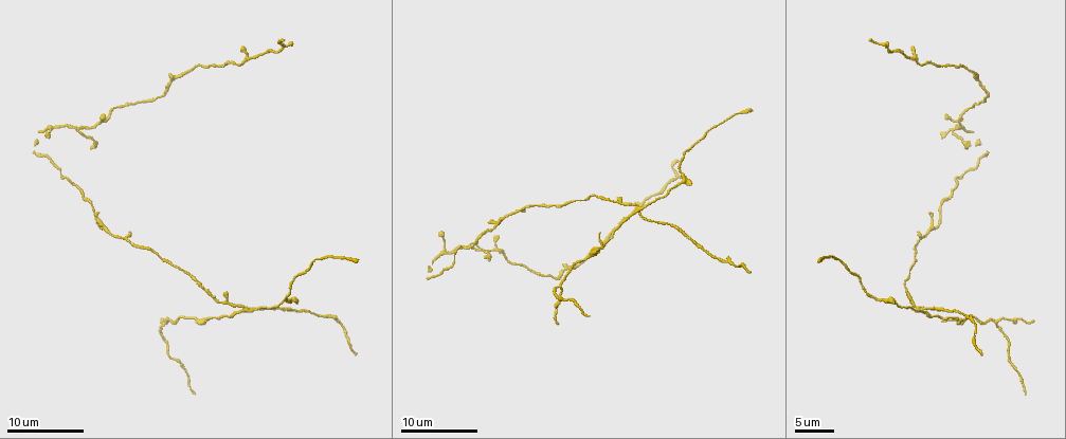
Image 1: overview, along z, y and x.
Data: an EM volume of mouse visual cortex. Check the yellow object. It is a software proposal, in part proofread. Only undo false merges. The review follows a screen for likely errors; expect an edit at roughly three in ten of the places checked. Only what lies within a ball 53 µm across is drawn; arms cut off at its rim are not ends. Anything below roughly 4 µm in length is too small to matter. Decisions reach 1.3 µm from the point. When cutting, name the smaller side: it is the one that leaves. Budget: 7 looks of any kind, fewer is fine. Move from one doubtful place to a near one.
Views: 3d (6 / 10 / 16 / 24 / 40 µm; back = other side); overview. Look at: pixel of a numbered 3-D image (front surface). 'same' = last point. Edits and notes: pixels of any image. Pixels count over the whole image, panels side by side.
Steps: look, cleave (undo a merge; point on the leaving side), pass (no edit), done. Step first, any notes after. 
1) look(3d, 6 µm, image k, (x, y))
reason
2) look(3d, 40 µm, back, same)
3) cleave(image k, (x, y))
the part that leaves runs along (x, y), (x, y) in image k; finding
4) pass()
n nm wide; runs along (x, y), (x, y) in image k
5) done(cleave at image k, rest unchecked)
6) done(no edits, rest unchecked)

look(3d, 10 µm, image 1, (577, 267))
thick turns thin

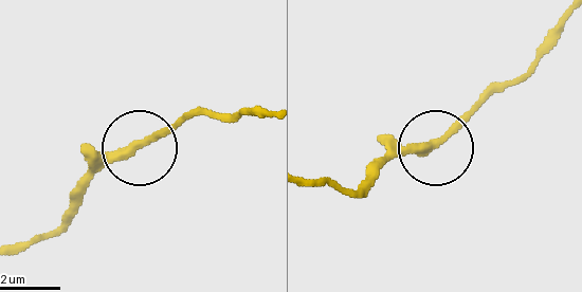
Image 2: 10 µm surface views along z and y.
pass()
runs along (311, 181), (359, 188), (395, 158), (432, 145), (490, 87) in image 2; one neuron here

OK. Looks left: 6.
look(3d, 10 µm, image 1, (956, 129))
side arm on a straight run

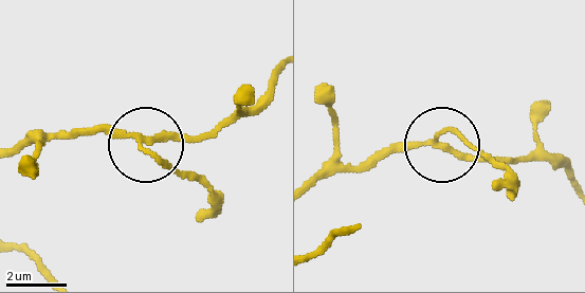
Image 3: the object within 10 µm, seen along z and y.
pass()
160 nm wide; runs along (316, 183), (431, 145), (445, 132), (504, 168) in image 3; one neuron here

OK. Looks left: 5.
look(3d, 10 µm, image 1, (941, 223))
calibre changes

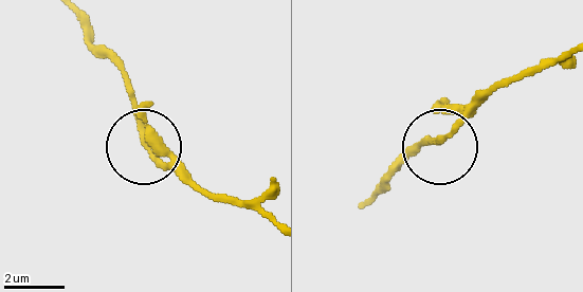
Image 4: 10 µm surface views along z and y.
look(3d, 10 µm, back, image 4, (443, 140))

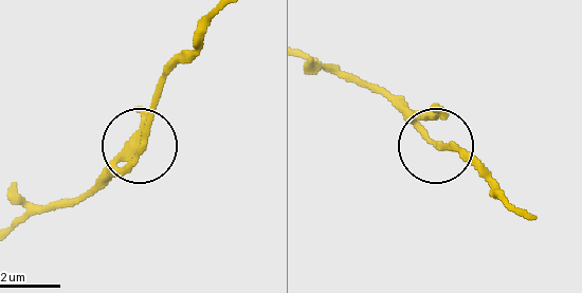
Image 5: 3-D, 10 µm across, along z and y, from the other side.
pass()
all the same neuron

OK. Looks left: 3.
look(3d, 10 µm, image 1, (638, 209))
four arms meet

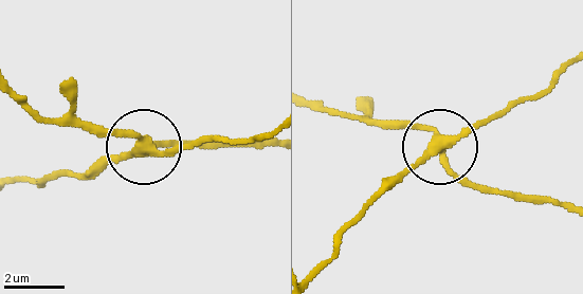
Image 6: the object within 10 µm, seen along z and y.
look(3d, 10 µm, back, image 6, (142, 150))

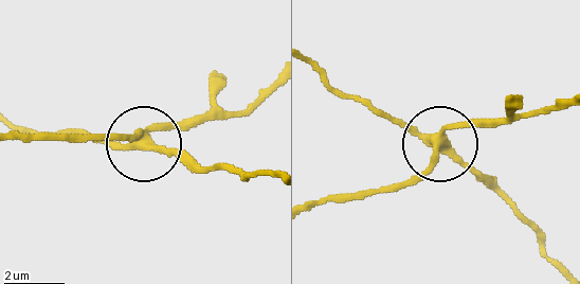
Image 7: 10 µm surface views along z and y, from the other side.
cleave(image 7, (173, 154))
4 arms; the part that leaves runs along (146, 136), (204, 166), (273, 174) in image 7; a second neuron is stuck on

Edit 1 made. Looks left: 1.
done(cleave at image 7, rest unchecked)

